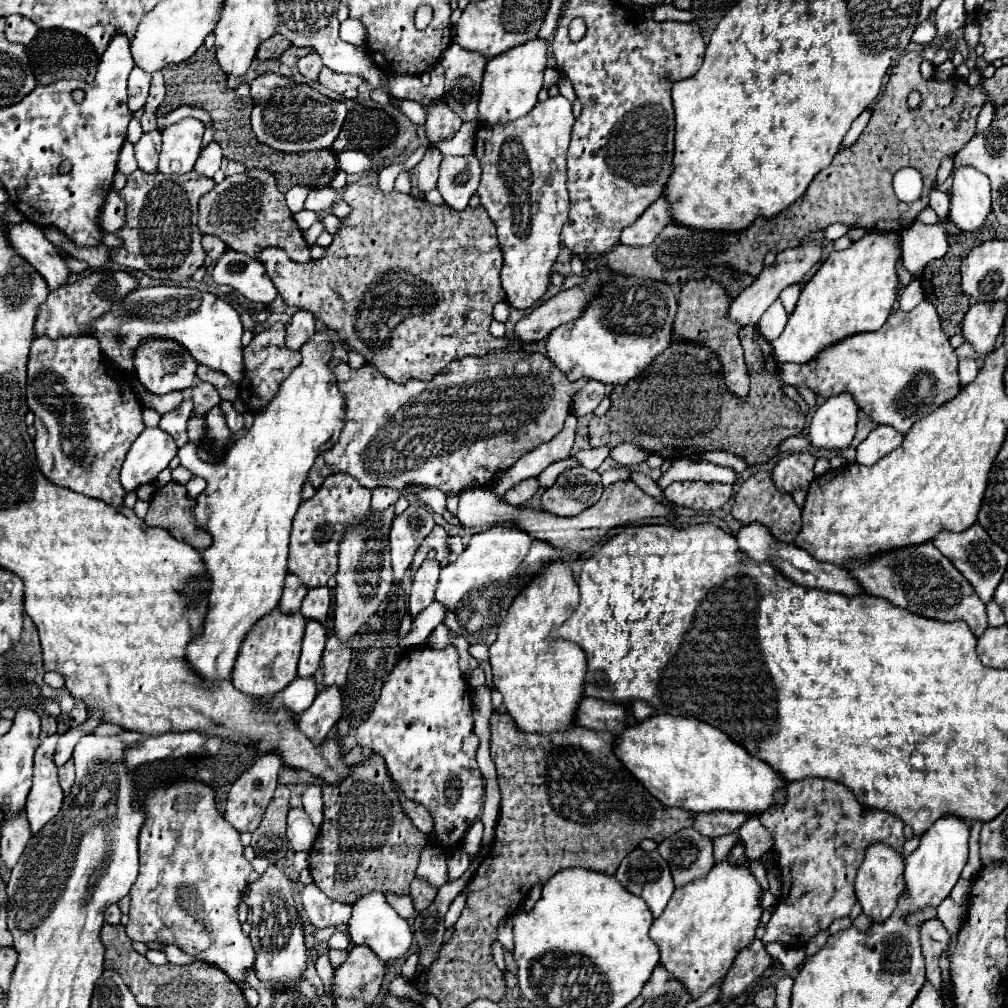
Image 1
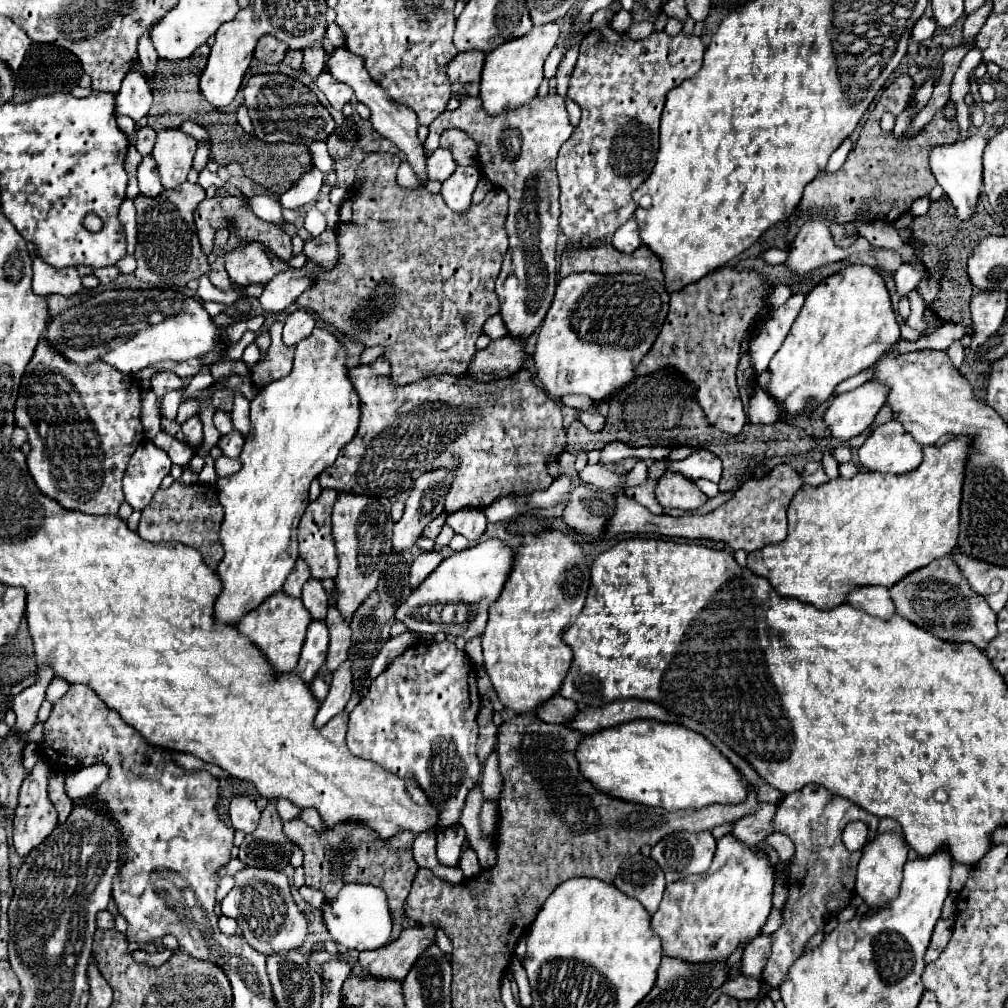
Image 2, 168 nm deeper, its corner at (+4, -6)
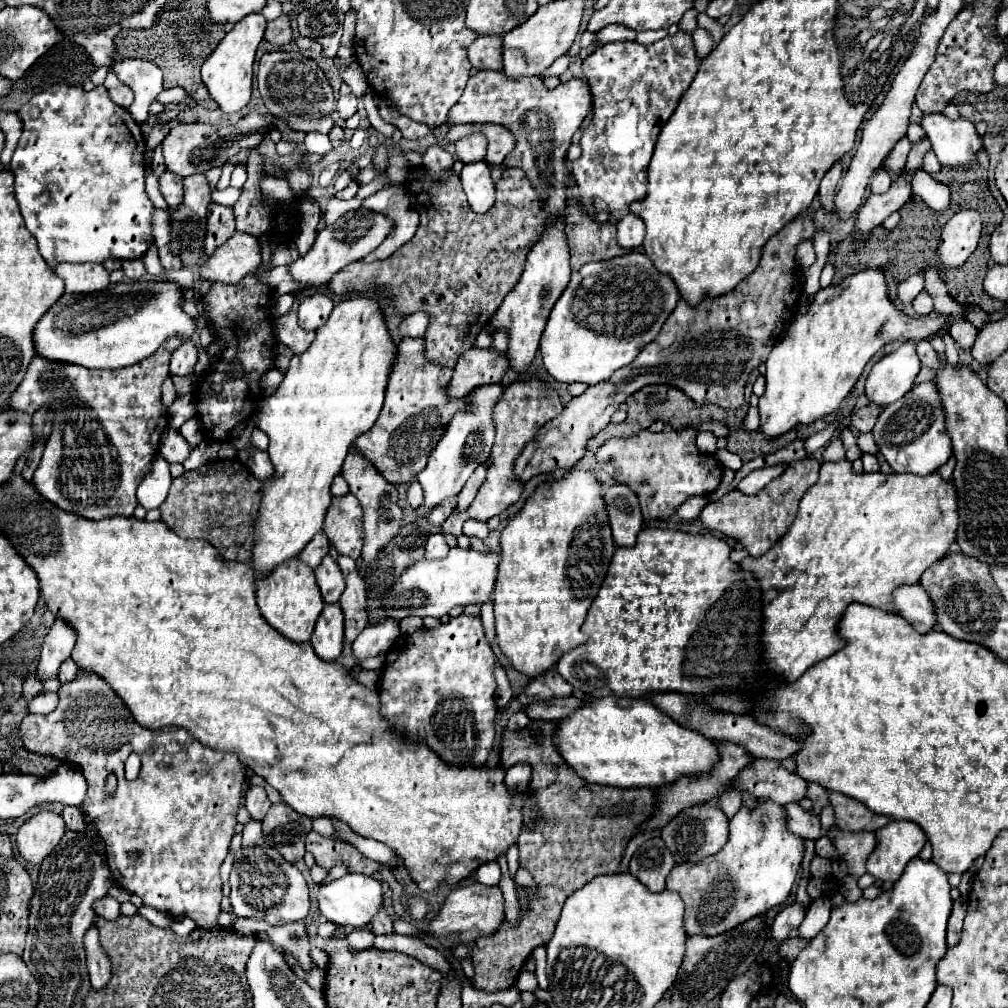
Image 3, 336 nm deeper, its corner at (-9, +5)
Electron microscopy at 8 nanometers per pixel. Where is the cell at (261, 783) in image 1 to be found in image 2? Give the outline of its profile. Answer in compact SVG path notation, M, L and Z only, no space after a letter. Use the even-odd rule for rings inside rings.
M240 795L230 801L230 821L234 829L252 833L258 825L258 819L260 819L260 809L256 807L256 801L252 801L250 797Z

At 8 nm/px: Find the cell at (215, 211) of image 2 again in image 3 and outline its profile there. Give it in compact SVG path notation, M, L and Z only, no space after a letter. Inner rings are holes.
M211 204L211 212L207 216L207 234L205 234L205 244L203 244L205 254L211 256L211 252L215 252L219 244L225 244L233 232L235 232L233 208Z

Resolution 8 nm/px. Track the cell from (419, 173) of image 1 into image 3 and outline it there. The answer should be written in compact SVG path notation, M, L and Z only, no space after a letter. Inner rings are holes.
M483 132L467 134L461 140L457 140L457 144L455 144L455 154L465 164L485 160L485 152L487 152L487 138Z

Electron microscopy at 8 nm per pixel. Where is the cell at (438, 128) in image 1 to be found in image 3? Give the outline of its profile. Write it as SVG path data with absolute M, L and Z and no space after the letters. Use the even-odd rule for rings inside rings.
M459 124L459 126L453 126L451 132L447 134L449 140L459 140L463 134L467 132L483 132L489 140L489 148L487 148L487 164L503 164L503 160L507 158L507 154L515 148L515 136L513 132L509 132L505 126L499 126L499 124Z

